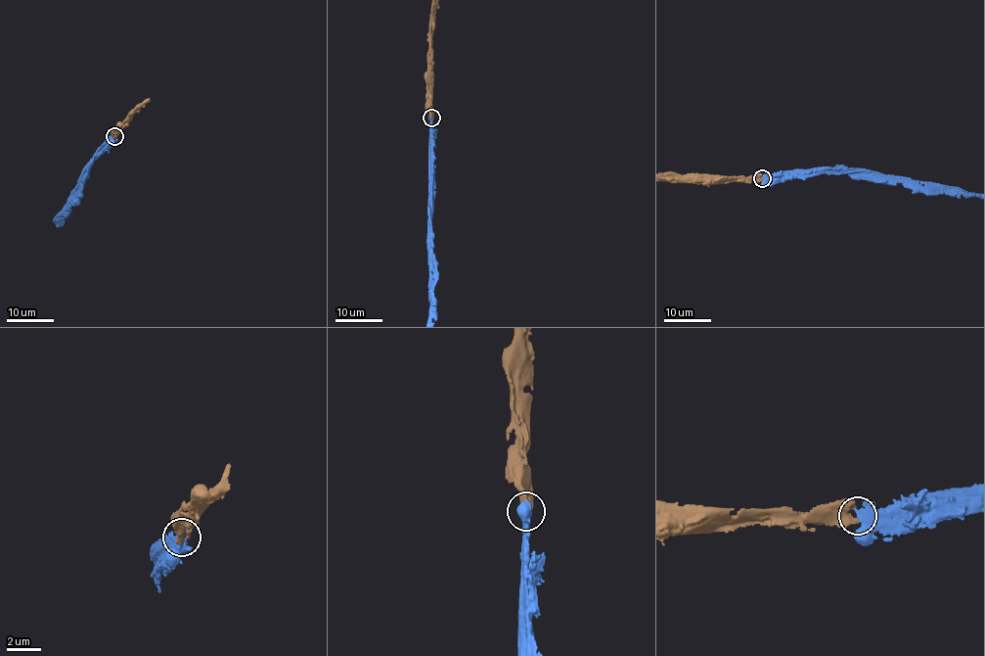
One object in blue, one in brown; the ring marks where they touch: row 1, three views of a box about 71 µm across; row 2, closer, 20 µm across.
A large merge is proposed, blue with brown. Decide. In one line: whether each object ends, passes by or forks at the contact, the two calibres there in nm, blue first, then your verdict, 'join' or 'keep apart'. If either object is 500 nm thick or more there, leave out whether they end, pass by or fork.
550/400 nm | join

